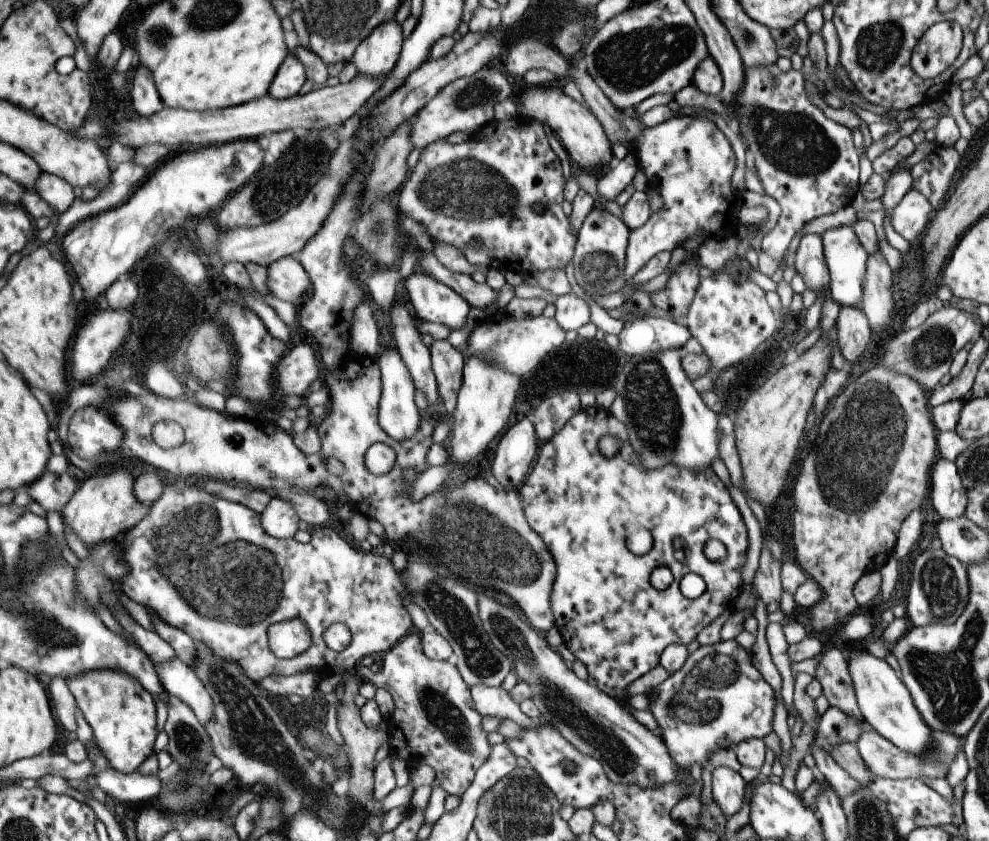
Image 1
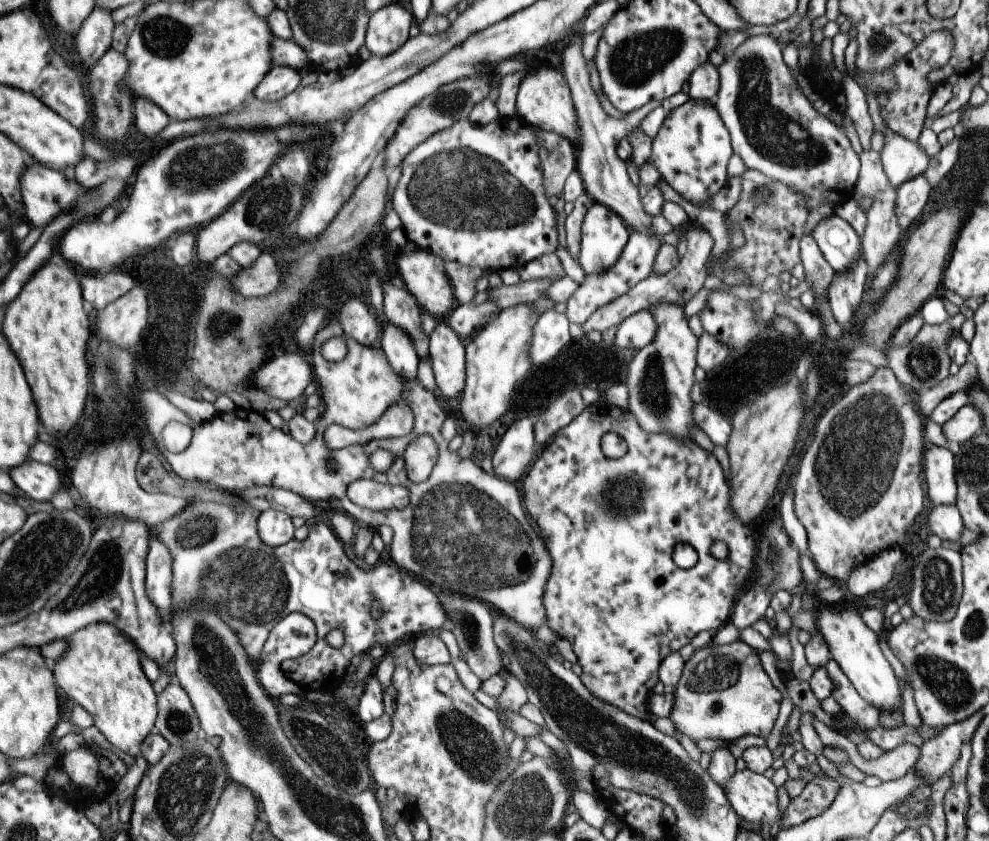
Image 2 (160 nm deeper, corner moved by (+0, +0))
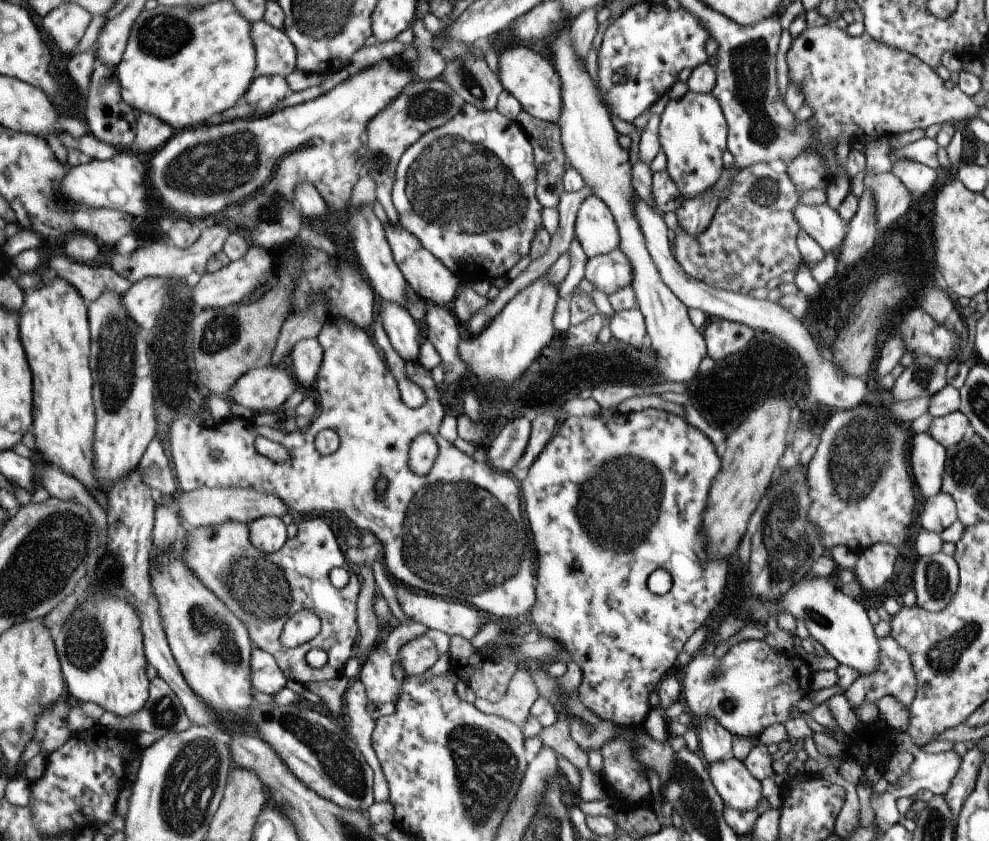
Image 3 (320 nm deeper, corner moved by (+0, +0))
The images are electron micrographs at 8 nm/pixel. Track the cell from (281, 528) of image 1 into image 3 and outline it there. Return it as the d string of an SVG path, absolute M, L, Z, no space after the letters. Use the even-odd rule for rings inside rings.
M266 516L249 523L250 543L264 553L274 553L287 539L285 525L279 517Z

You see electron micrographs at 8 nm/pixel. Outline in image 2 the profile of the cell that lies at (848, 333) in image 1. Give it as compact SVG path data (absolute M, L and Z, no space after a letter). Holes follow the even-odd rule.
M862 254L845 272L832 274L826 295L830 310L841 330L848 331L851 328L851 316L860 301L866 274L867 265Z

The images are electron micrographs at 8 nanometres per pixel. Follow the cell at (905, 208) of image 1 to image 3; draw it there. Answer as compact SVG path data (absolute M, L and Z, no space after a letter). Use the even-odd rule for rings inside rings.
M908 158L893 161L890 171L906 186L909 194L912 194L912 203L920 199L935 180L935 171L932 168Z

